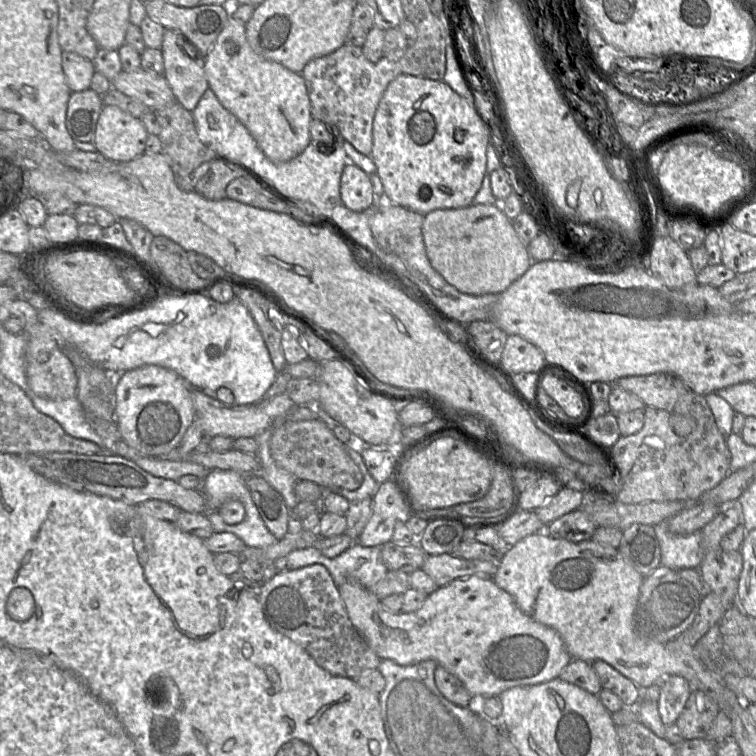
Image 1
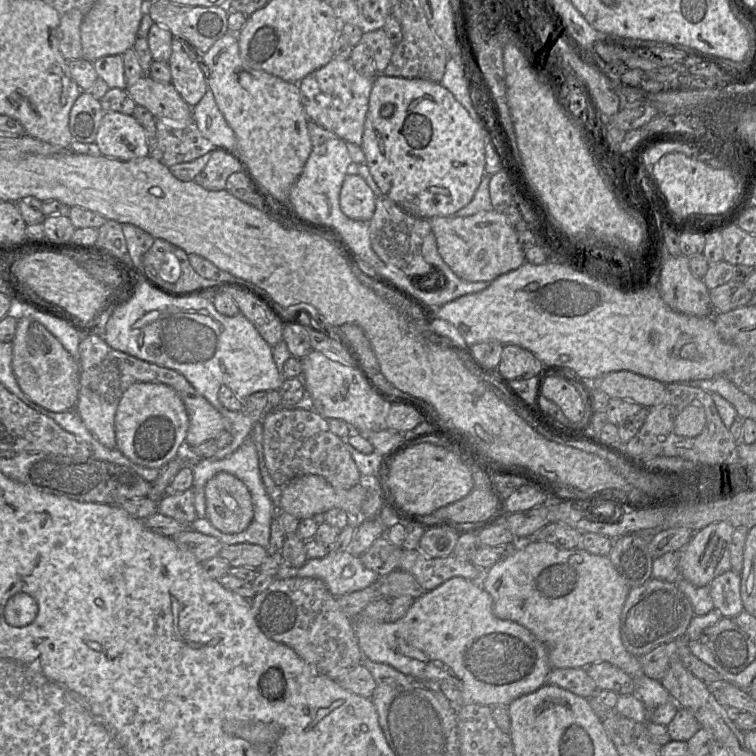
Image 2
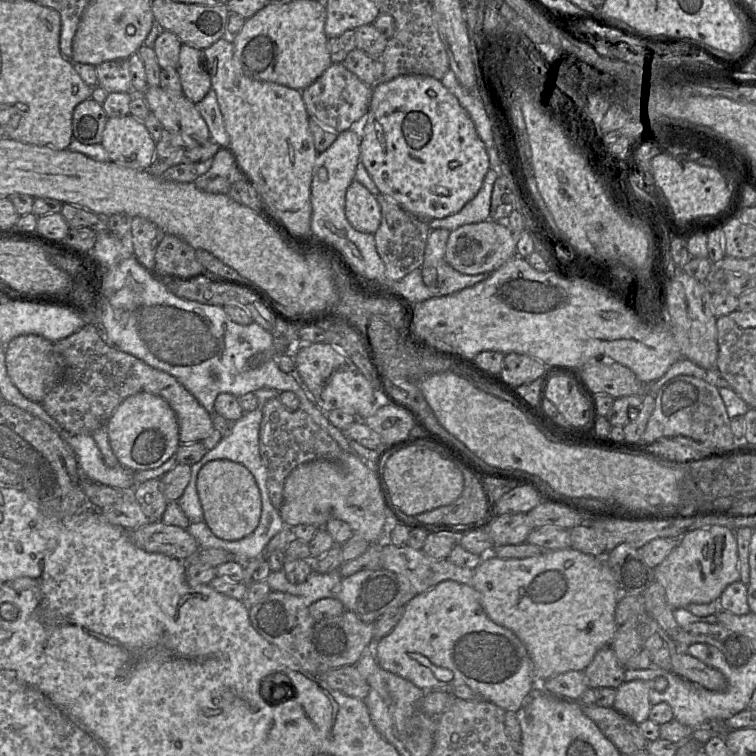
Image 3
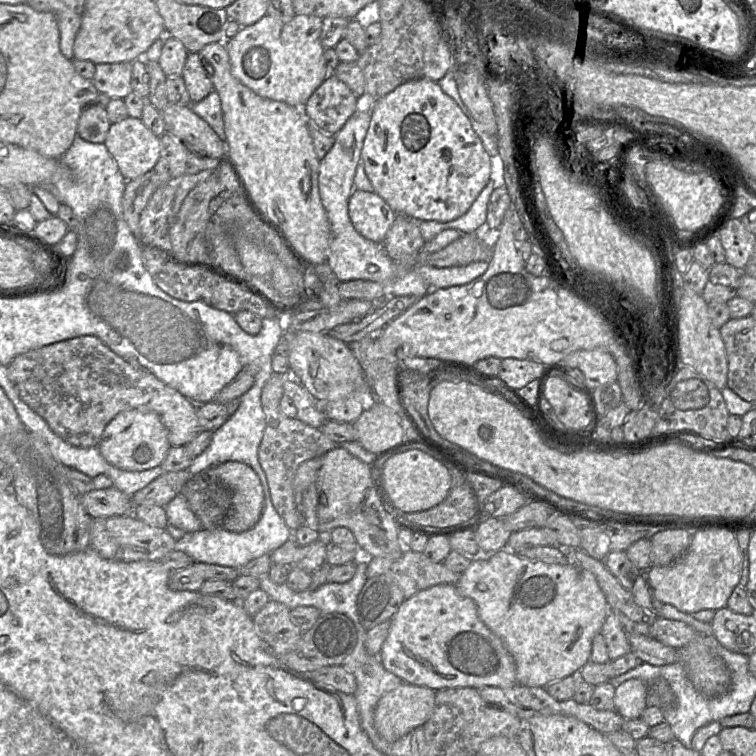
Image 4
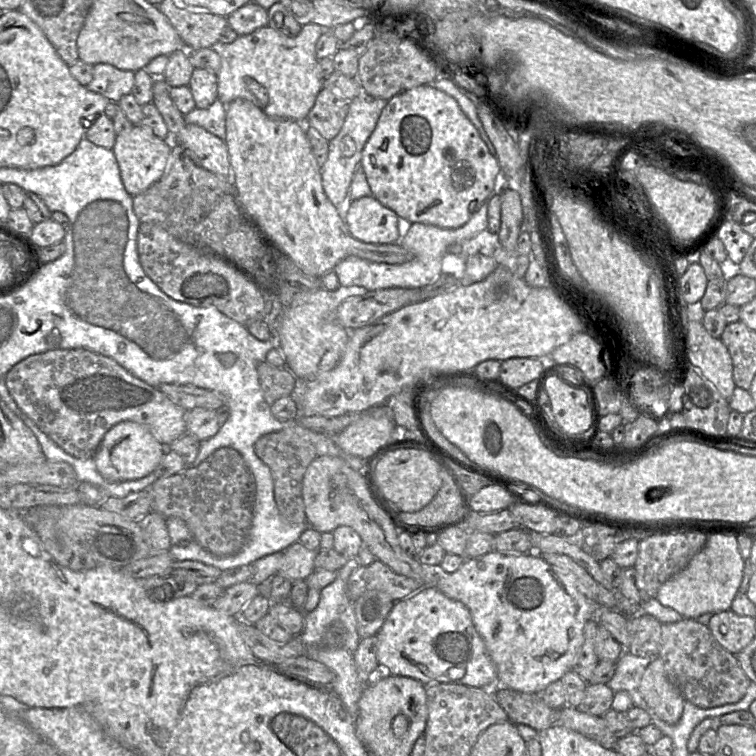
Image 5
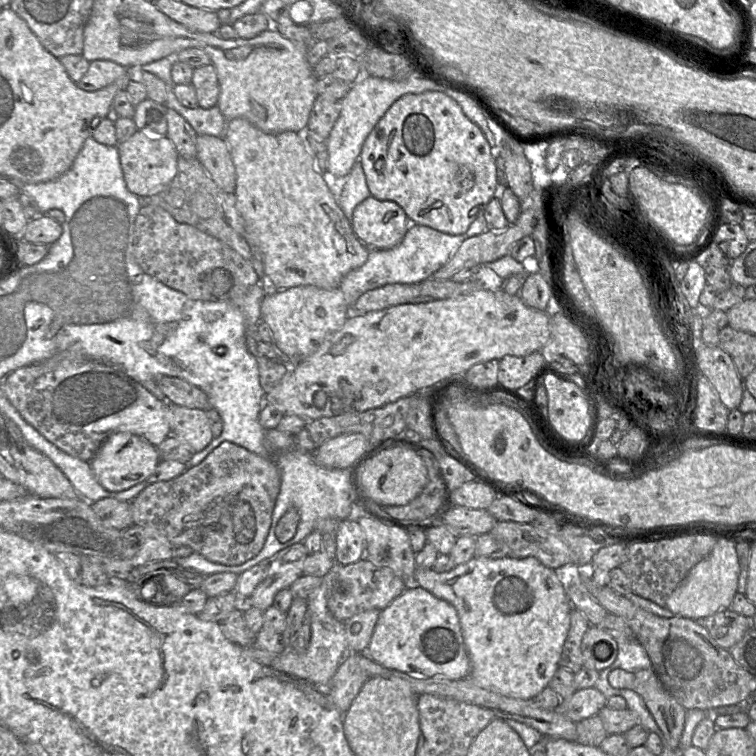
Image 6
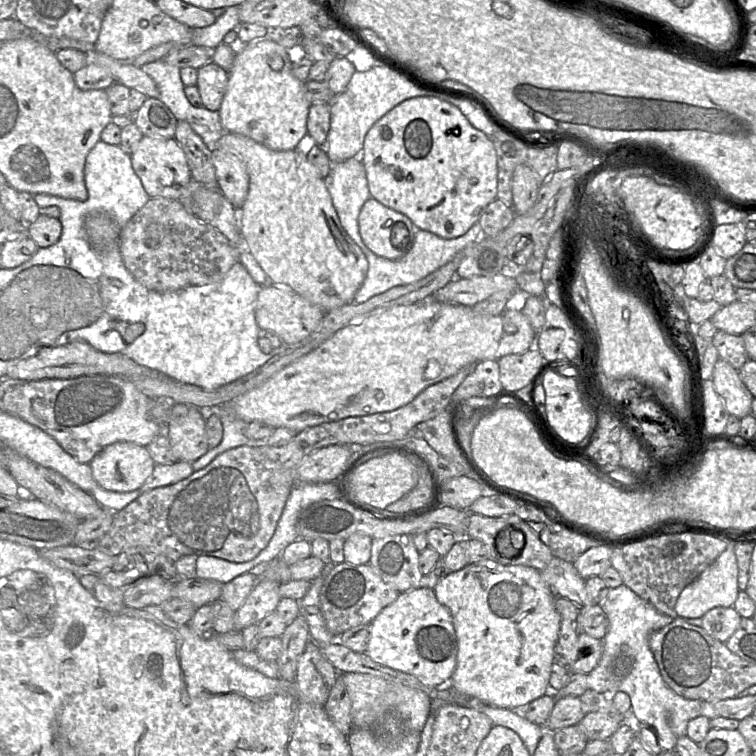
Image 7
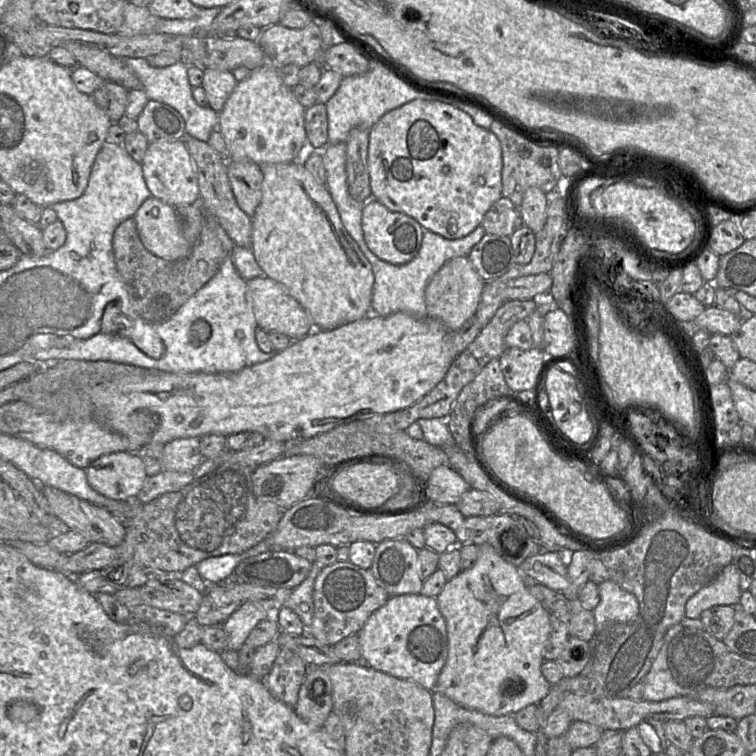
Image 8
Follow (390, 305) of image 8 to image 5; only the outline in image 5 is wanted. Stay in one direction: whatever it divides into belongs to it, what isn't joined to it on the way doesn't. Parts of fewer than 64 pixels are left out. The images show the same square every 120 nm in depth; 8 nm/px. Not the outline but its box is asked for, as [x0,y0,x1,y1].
[333,170,509,291]

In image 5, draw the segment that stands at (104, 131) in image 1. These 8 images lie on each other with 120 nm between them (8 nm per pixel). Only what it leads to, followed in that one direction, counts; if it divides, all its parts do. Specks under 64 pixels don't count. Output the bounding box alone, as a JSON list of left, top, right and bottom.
[112,124,172,196]

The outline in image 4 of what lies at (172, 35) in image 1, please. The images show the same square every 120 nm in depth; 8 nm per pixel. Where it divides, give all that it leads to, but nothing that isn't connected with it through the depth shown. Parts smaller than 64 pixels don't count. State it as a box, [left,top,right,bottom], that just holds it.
[181,52,214,103]

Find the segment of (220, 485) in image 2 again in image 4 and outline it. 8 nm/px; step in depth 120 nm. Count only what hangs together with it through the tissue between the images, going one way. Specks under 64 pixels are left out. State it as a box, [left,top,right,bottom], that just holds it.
[204,461,264,533]

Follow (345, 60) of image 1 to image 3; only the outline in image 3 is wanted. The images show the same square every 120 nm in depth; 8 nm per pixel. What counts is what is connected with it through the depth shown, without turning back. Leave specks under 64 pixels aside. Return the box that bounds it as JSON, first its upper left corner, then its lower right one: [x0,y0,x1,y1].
[301,64,372,133]

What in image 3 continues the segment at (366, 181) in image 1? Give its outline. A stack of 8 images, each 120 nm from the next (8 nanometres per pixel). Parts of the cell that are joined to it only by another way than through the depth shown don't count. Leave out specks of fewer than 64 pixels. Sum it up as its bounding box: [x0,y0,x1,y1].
[345,180,381,235]

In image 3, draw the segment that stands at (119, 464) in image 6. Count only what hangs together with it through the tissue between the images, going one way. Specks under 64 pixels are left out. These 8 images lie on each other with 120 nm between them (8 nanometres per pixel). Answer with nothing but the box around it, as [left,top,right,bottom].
[106,392,180,471]

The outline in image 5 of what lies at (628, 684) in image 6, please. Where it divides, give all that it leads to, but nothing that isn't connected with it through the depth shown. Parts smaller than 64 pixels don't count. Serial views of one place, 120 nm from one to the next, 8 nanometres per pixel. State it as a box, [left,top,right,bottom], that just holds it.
[639,657,685,724]

